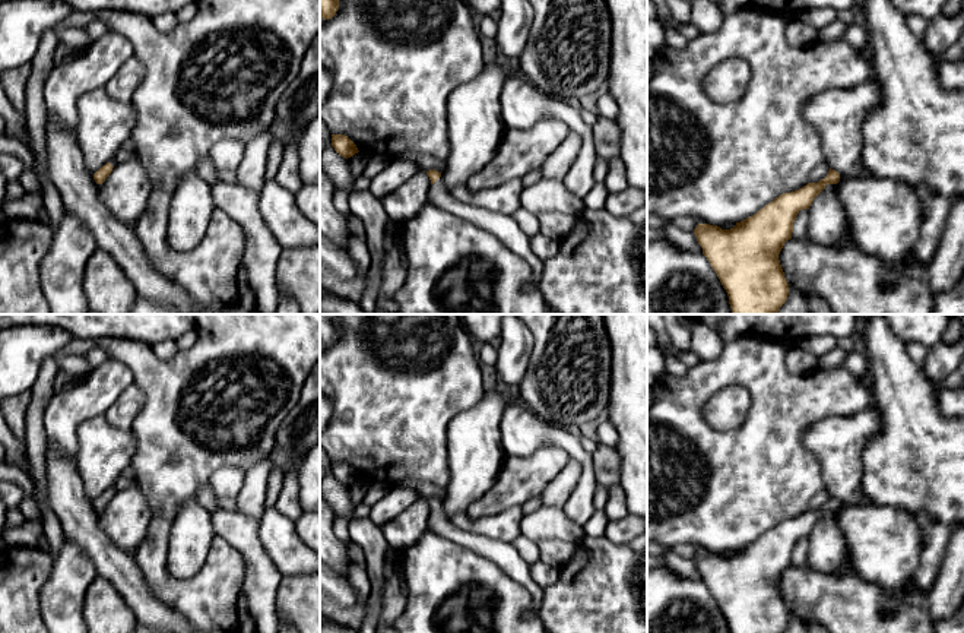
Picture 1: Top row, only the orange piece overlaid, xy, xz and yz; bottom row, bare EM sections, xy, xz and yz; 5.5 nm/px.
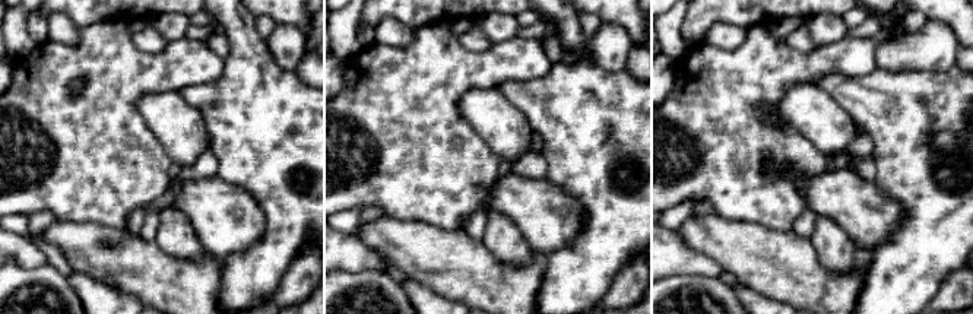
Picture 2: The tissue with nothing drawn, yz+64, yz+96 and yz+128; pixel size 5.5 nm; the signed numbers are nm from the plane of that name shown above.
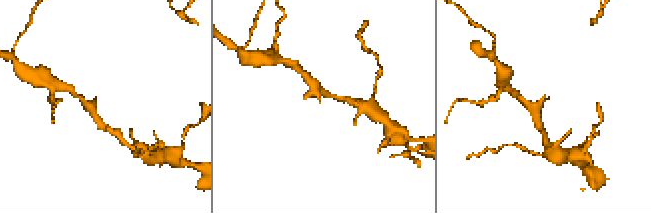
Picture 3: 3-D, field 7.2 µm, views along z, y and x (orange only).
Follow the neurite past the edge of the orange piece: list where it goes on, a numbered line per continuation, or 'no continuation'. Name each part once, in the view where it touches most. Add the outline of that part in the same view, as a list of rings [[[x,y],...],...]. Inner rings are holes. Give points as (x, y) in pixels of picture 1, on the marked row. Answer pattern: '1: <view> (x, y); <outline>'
1: xz (504, 227); [[[441,177],[429,187],[428,203],[473,222],[507,244],[532,266],[533,282],[530,284],[530,289],[540,292],[545,260],[535,254],[530,247],[530,238],[520,230],[513,215],[491,212],[454,199],[444,187]]]

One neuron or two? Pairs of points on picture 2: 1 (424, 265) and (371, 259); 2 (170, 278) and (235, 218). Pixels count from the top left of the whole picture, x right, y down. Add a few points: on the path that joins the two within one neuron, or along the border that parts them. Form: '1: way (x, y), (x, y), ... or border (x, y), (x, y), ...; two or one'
1: border (354, 234), (374, 251); two
2: border (203, 251), (219, 260); two

